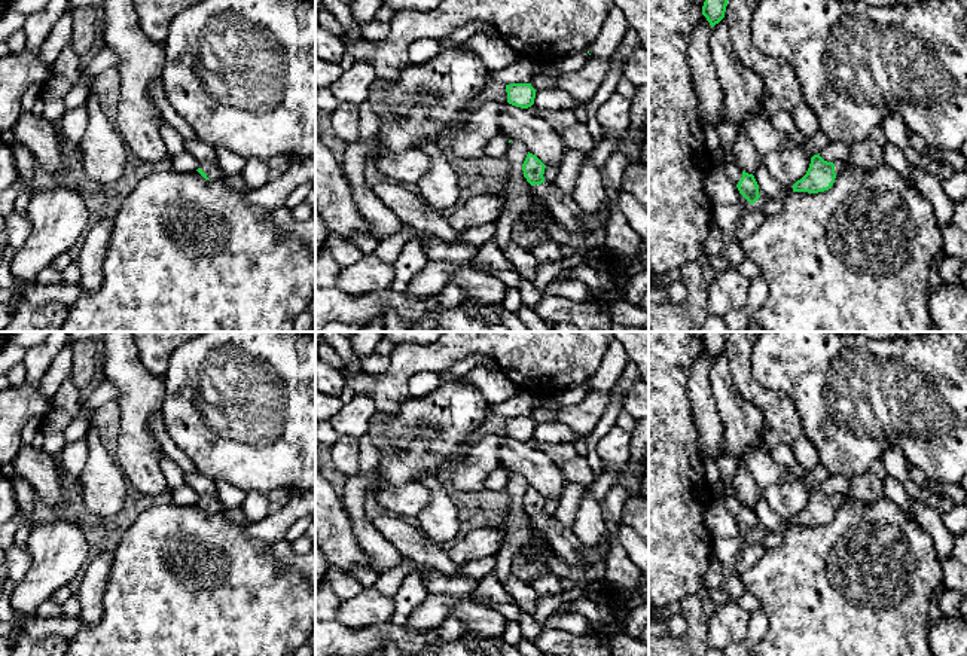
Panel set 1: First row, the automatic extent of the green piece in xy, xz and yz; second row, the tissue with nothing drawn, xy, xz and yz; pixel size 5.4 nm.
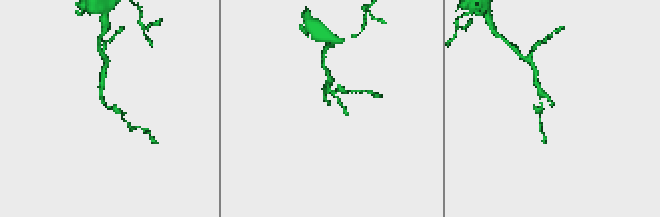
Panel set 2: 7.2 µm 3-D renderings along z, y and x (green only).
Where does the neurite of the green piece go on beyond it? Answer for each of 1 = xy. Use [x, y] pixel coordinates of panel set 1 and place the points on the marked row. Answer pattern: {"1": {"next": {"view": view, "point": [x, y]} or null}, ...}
{"1": {"next": {"view": "xy", "point": [213, 171]}}}

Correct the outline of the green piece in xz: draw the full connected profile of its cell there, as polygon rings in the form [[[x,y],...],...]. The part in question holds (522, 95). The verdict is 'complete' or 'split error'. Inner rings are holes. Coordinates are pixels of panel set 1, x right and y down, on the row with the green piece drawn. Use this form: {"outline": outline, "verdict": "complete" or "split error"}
{"outline": [[[531,83],[506,85],[507,103],[521,109],[528,109],[534,104],[536,89]]], "verdict": "complete"}

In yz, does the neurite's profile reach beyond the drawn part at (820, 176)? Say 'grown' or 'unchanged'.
grown

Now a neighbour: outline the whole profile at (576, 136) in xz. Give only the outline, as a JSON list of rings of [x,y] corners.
[[[536,106],[528,107],[528,110],[534,116],[544,119],[568,149],[588,155],[595,147],[594,137],[586,125],[577,120],[574,110],[542,110]]]

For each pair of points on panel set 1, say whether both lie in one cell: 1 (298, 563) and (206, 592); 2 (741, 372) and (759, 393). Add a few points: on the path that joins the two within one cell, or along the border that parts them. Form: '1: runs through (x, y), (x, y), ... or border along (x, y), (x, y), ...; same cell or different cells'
1: border along (268, 545), (272, 557), (283, 567), (299, 574); different cells
2: runs through (743, 377), (755, 388); same cell

